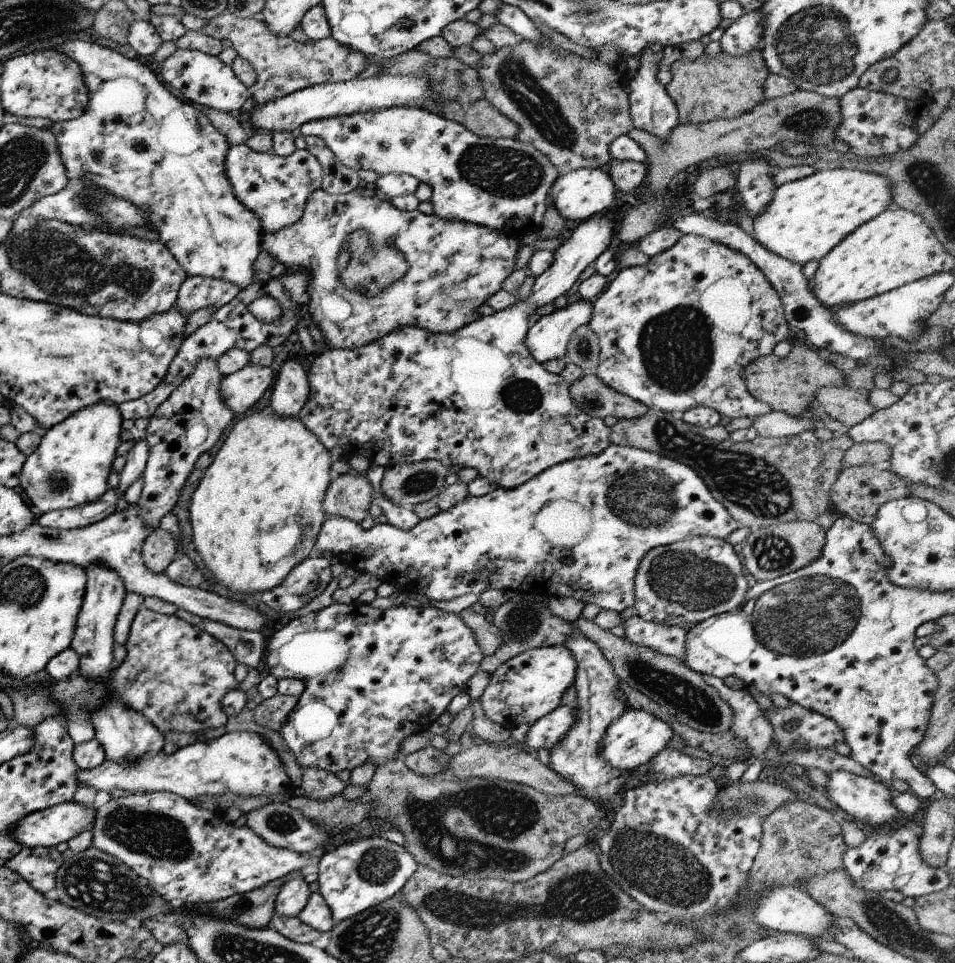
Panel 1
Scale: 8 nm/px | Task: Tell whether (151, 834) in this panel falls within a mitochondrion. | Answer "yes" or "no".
yes

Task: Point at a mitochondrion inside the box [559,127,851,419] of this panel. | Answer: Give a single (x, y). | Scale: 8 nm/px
(676, 347)

